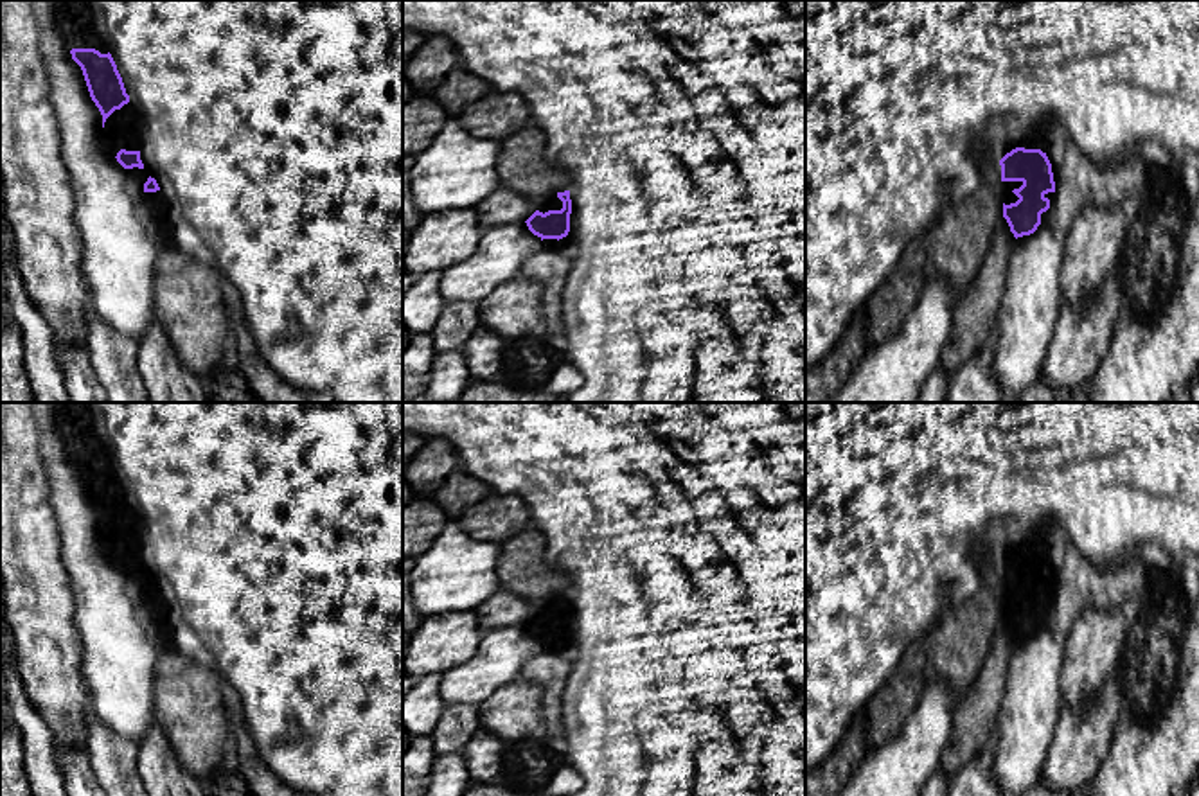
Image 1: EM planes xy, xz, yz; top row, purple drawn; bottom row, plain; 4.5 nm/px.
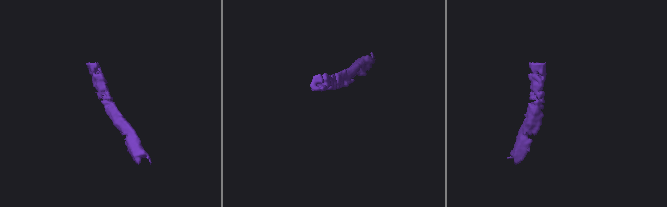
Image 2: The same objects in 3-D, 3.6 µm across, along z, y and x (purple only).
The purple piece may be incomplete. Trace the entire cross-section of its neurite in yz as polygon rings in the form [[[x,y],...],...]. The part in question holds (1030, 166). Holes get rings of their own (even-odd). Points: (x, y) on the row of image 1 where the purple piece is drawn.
[[[1016,147],[999,160],[999,165],[1003,217],[1016,239],[1030,235],[1053,199],[1052,164],[1041,149]]]

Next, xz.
[[[570,190],[557,192],[537,203],[537,210],[525,221],[528,230],[543,241],[545,248],[566,250],[570,232]]]

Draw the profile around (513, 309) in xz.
[[[518,275],[478,302],[480,325],[505,340],[539,332],[543,327],[541,284]]]

